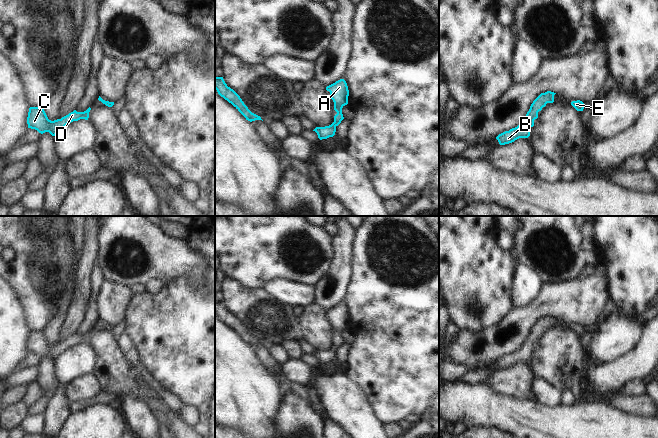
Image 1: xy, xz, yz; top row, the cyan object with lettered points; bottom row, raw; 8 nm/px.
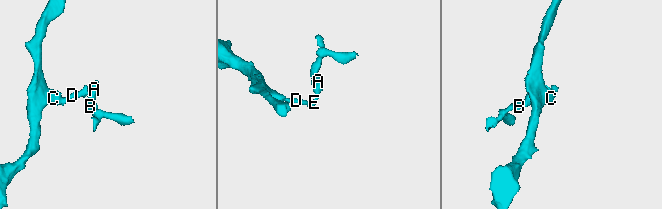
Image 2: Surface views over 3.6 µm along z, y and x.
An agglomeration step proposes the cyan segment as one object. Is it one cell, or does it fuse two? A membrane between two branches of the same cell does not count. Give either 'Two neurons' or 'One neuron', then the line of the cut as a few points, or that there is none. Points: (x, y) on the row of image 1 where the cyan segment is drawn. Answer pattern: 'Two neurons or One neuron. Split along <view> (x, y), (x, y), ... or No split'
One neuron. No split

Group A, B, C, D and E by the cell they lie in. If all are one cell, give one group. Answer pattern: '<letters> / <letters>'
A B C D E

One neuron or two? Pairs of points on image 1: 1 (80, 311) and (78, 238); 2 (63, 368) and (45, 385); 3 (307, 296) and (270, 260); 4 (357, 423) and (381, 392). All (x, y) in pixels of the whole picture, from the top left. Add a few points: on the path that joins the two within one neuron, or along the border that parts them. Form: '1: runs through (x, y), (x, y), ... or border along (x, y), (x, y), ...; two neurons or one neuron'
1: border along (84, 233), (81, 254), (76, 269); two neurons
2: border along (52, 360), (55, 379), (60, 384); two neurons
3: border along (267, 281), (273, 278), (286, 278), (313, 286); two neurons
4: border along (357, 385), (365, 394), (375, 415), (382, 422); two neurons

